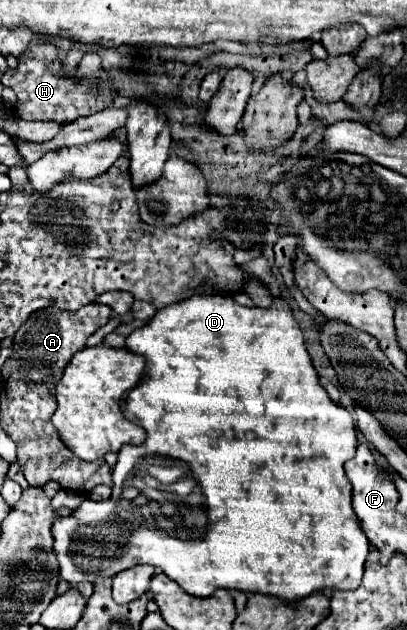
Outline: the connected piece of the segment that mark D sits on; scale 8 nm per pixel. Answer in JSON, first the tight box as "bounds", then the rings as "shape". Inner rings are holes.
{"bounds":[54,296,370,602],"shape":[[[192,296],[192,298],[188,298],[188,300],[182,300],[182,302],[178,302],[178,304],[170,304],[170,306],[166,306],[166,308],[162,308],[162,310],[158,310],[158,312],[156,312],[156,316],[154,316],[154,318],[152,318],[152,320],[150,320],[150,322],[148,322],[148,324],[146,324],[146,326],[142,326],[142,328],[138,328],[138,330],[134,330],[134,332],[132,332],[132,334],[130,334],[130,336],[128,336],[128,340],[126,340],[126,348],[128,348],[128,350],[132,350],[132,352],[136,352],[136,354],[142,354],[142,356],[144,356],[144,358],[146,358],[146,368],[148,368],[148,376],[146,376],[146,378],[144,378],[144,382],[140,382],[140,384],[138,384],[138,386],[136,386],[136,388],[134,388],[134,390],[130,390],[130,392],[128,392],[128,394],[126,394],[126,398],[122,398],[122,402],[120,402],[120,408],[122,408],[122,414],[124,414],[124,418],[126,418],[126,420],[130,420],[130,422],[134,422],[134,424],[138,424],[138,426],[142,426],[142,428],[144,428],[144,430],[146,430],[146,440],[144,440],[144,442],[142,442],[142,444],[138,444],[138,446],[122,446],[122,450],[120,450],[120,454],[118,454],[118,456],[120,456],[120,458],[118,458],[118,462],[116,462],[116,466],[114,466],[114,472],[112,472],[112,480],[114,480],[114,486],[112,486],[112,498],[110,498],[110,500],[104,500],[104,502],[94,502],[94,500],[90,500],[90,498],[86,498],[86,500],[84,500],[84,502],[82,502],[82,504],[80,504],[80,508],[78,508],[78,510],[74,510],[74,512],[72,512],[72,514],[70,514],[70,516],[68,516],[68,518],[58,518],[58,520],[56,520],[56,522],[54,522],[54,554],[56,554],[56,558],[58,558],[58,562],[60,562],[60,574],[62,574],[62,578],[64,578],[64,580],[66,580],[66,582],[70,582],[70,584],[72,584],[72,586],[76,586],[76,584],[78,584],[78,582],[82,582],[82,580],[92,580],[92,582],[94,582],[94,580],[96,580],[96,578],[104,578],[104,576],[116,576],[116,574],[118,574],[118,572],[122,572],[122,570],[128,570],[128,568],[132,568],[132,566],[136,566],[136,564],[150,564],[150,566],[156,566],[156,568],[160,568],[160,570],[162,570],[162,572],[164,572],[164,574],[166,574],[166,576],[168,576],[168,578],[170,578],[170,580],[174,580],[174,582],[176,582],[176,584],[178,584],[178,586],[180,586],[180,588],[182,588],[182,590],[184,590],[184,592],[186,592],[186,594],[190,594],[190,596],[196,596],[196,598],[208,598],[208,596],[210,596],[210,594],[214,594],[214,590],[218,590],[218,588],[226,588],[226,590],[230,590],[230,588],[232,588],[232,590],[240,590],[240,592],[256,592],[256,594],[266,594],[266,596],[274,596],[274,598],[278,598],[278,600],[282,600],[282,602],[298,602],[298,600],[300,600],[300,598],[302,598],[302,596],[304,596],[304,598],[306,598],[306,596],[310,596],[310,594],[314,594],[314,592],[326,592],[326,590],[354,590],[354,588],[358,588],[358,586],[360,586],[360,580],[362,580],[362,574],[364,574],[364,562],[366,562],[366,556],[368,556],[368,552],[370,552],[370,542],[368,542],[368,538],[366,538],[366,536],[364,536],[364,534],[362,534],[362,528],[360,528],[360,522],[358,522],[358,518],[356,518],[356,514],[354,514],[354,508],[352,508],[352,502],[350,502],[350,498],[352,498],[352,490],[350,490],[350,482],[348,482],[348,478],[346,478],[346,474],[344,474],[344,462],[346,462],[346,460],[350,460],[350,458],[354,458],[354,454],[356,454],[356,444],[358,444],[358,440],[356,440],[356,430],[354,430],[354,420],[352,420],[352,416],[350,416],[350,412],[346,412],[346,410],[344,410],[344,408],[342,408],[342,406],[336,406],[336,404],[334,404],[334,402],[332,402],[332,400],[330,400],[330,398],[328,398],[328,394],[326,394],[326,390],[324,390],[324,388],[322,388],[322,386],[320,386],[320,382],[318,382],[318,374],[316,374],[316,370],[314,370],[314,366],[312,366],[312,360],[310,360],[310,354],[308,354],[308,350],[306,350],[306,344],[304,344],[304,334],[302,334],[302,330],[300,330],[300,326],[298,326],[298,324],[296,324],[296,320],[294,320],[294,316],[292,316],[292,308],[290,308],[290,304],[288,304],[288,300],[282,300],[282,298],[274,298],[274,306],[270,306],[270,308],[256,308],[256,306],[254,306],[254,308],[244,308],[244,306],[240,306],[240,304],[236,304],[236,302],[234,302],[234,298],[232,298],[232,296]],[[152,454],[156,454],[156,456],[162,456],[162,458],[174,458],[174,460],[182,460],[182,462],[184,462],[184,464],[186,464],[186,466],[188,466],[188,468],[190,468],[190,476],[192,476],[192,478],[194,478],[194,480],[196,480],[196,482],[198,482],[198,486],[200,486],[200,500],[198,500],[198,498],[194,498],[194,496],[190,496],[190,502],[188,502],[188,504],[186,504],[186,506],[190,506],[190,508],[184,508],[184,534],[166,534],[166,530],[154,530],[154,528],[146,528],[146,526],[142,526],[142,528],[138,528],[138,530],[136,530],[136,532],[138,532],[138,534],[132,534],[132,532],[134,532],[134,526],[132,526],[132,524],[128,524],[128,526],[126,526],[126,520],[122,520],[122,516],[120,516],[120,510],[118,510],[118,508],[120,508],[120,502],[122,502],[122,490],[124,490],[124,488],[126,488],[126,482],[128,482],[128,480],[130,480],[130,478],[134,478],[134,470],[136,470],[136,464],[138,464],[138,462],[140,462],[140,460],[142,460],[142,458],[146,458],[146,456],[152,456]],[[102,522],[110,522],[110,524],[112,524],[112,528],[114,528],[114,526],[118,526],[118,524],[120,524],[120,526],[126,526],[126,534],[124,534],[124,536],[120,536],[120,538],[118,538],[118,534],[120,534],[120,532],[118,532],[118,530],[116,530],[116,532],[114,532],[114,530],[112,530],[112,534],[116,534],[116,536],[114,536],[114,538],[116,538],[116,540],[114,540],[114,542],[116,542],[116,544],[124,544],[124,546],[120,546],[120,550],[122,550],[122,552],[120,552],[120,554],[116,554],[116,556],[112,556],[112,554],[102,554],[102,552],[98,552],[98,550],[100,550],[100,544],[102,544],[102,546],[110,546],[110,536],[102,536],[102,542],[100,542],[100,540],[96,540],[96,536],[92,536],[92,534],[80,534],[80,528],[82,528],[82,526],[98,526],[98,524],[102,524]]]}

